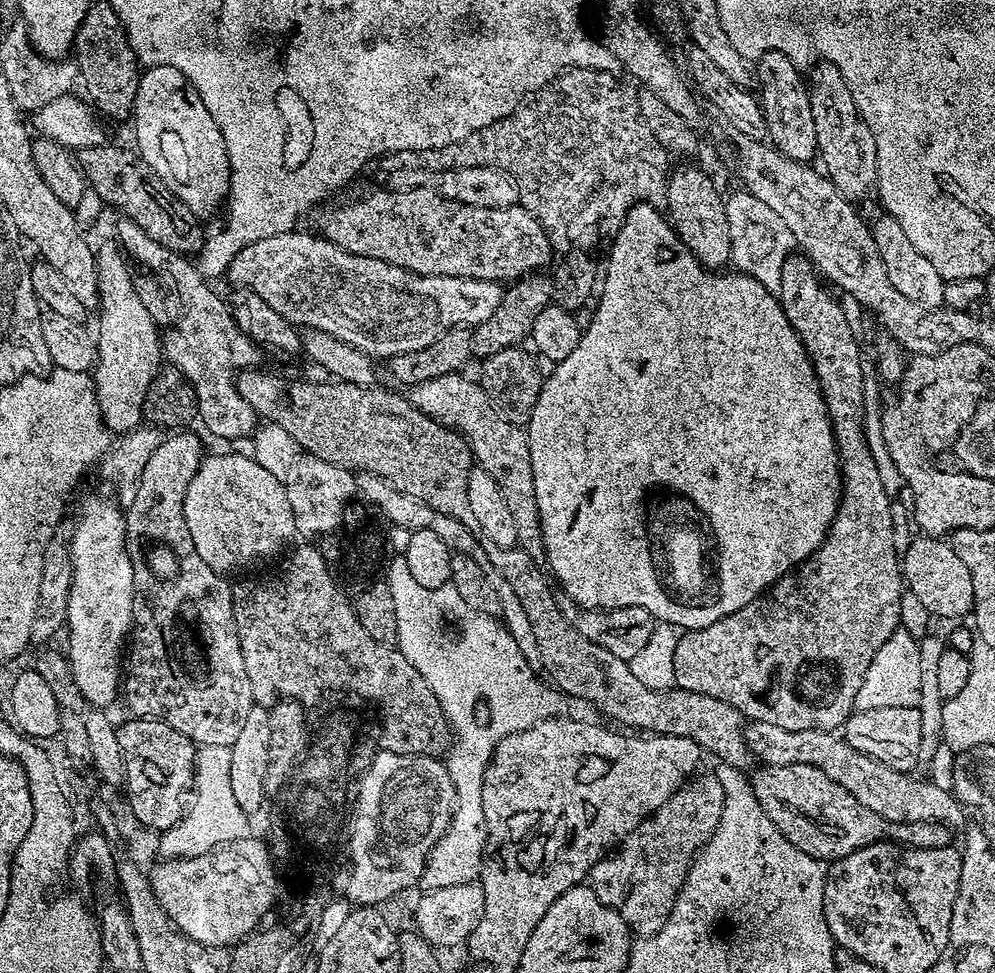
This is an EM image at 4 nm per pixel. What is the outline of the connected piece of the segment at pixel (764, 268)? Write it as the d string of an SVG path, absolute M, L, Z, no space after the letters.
M739 190L725 199L724 209L726 210L726 224L729 227L731 254L729 263L735 271L740 271L743 275L770 294L780 291L782 280L782 266L785 265L786 258L793 255L796 248L794 234L786 227L786 222L766 202L761 202L754 198L747 190Z

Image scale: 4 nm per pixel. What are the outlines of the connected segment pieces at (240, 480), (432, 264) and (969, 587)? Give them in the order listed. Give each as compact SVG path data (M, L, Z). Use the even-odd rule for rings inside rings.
M205 455L200 462L200 469L194 474L194 478L190 482L190 486L184 495L184 524L187 539L190 541L190 547L193 552L198 554L198 558L202 558L202 562L206 562L206 566L210 566L216 572L221 574L229 574L235 568L244 568L247 564L252 564L255 560L260 560L263 556L272 556L291 536L297 535L296 523L294 522L294 514L290 510L290 498L283 481L279 480L274 474L270 474L270 470L266 470L263 466L258 466L258 462L251 455L248 456L208 456Z
M435 187L408 188L405 192L368 192L349 204L340 204L324 216L323 239L362 258L378 258L419 276L461 276L467 280L515 282L553 263L554 249L544 227L519 206L483 208L447 200Z
M925 536L911 539L901 555L901 573L907 591L921 601L931 617L946 618L949 622L954 622L971 613L974 588L970 570L963 565L947 541Z

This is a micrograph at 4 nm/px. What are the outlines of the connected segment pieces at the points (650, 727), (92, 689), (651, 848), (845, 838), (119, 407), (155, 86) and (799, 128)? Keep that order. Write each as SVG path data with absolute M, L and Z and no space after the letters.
M488 544L486 551L491 571L510 582L522 611L526 613L526 619L530 621L530 627L534 629L534 642L540 655L539 667L544 668L545 674L553 680L551 683L565 697L568 695L576 700L585 700L593 704L602 715L640 734L690 738L690 742L697 744L705 753L713 752L720 764L744 770L748 763L753 763L754 757L744 740L746 720L738 710L734 710L734 706L718 698L694 694L675 686L668 691L642 686L631 673L629 661L614 658L610 650L594 646L590 638L582 638L582 634L578 634L578 630L566 622L558 598L552 594L544 578L545 573L536 569L539 568L537 561L530 559L517 547L499 548Z
M88 496L80 504L80 509L76 512L76 525L72 528L72 536L70 535L70 557L72 559L72 581L70 582L70 602L68 603L68 623L66 625L66 636L68 632L68 648L66 647L66 655L68 664L72 667L74 674L74 682L78 682L78 690L82 694L85 705L91 706L96 710L104 710L118 700L118 693L122 688L122 652L120 656L120 647L125 647L126 641L130 636L132 627L132 590L134 588L134 570L132 569L133 557L128 556L128 540L129 537L125 531L125 513L112 500L107 500L104 496Z
M714 774L708 776L697 775L689 779L653 816L645 820L631 832L626 839L611 854L604 857L588 872L587 883L594 890L594 894L606 906L610 906L628 924L628 931L637 937L653 936L670 918L670 910L674 910L674 902L686 882L686 874L690 870L697 852L703 848L705 842L714 834L718 826L718 818L722 818L724 809L724 787Z
M760 766L757 769L752 778L750 777L750 785L754 798L758 800L758 806L762 806L766 818L770 818L770 822L774 822L774 826L778 826L780 833L791 844L798 846L798 850L802 850L802 854L810 854L810 858L815 860L821 862L840 860L846 854L854 854L854 850L858 850L862 846L876 844L883 839L897 844L906 844L909 848L947 848L953 843L953 829L946 824L938 822L888 823L878 814L874 814L874 810L862 806L862 802L858 802L858 798L854 798L854 794L842 790L842 786L838 786L838 782L830 782L830 778L826 778L826 774L822 774L820 770L814 770L812 766L778 766L777 768Z
M116 246L96 252L100 336L98 332L94 383L104 426L112 434L123 434L141 427L146 390L162 367L162 336L159 331L156 333L157 321L138 299L134 290L134 272L128 269L124 259L125 253Z
M173 67L144 68L131 119L136 120L134 148L139 159L179 203L195 216L204 218L216 207L225 207L228 191L232 188L230 158L220 132L202 106L202 98L197 96L196 89L189 85L184 75Z
M767 52L754 61L754 80L760 83L758 103L768 131L766 140L772 147L798 164L808 164L816 156L814 118L810 114L808 89L801 69L781 52Z

